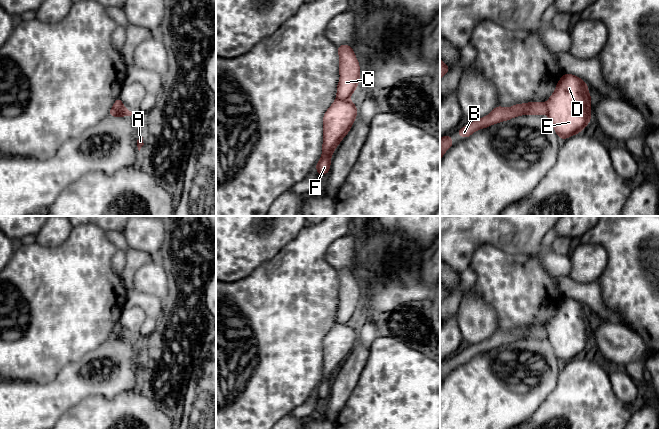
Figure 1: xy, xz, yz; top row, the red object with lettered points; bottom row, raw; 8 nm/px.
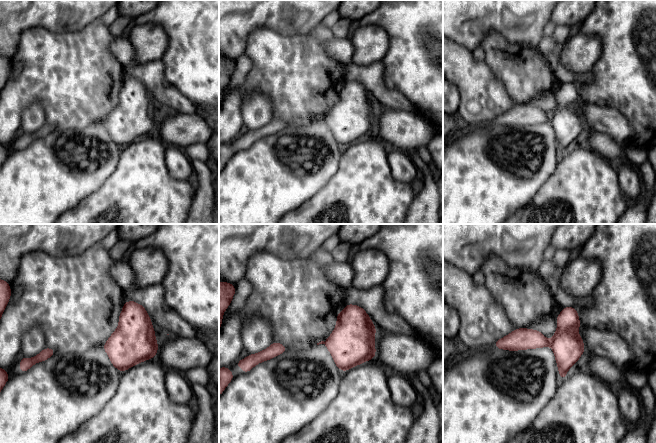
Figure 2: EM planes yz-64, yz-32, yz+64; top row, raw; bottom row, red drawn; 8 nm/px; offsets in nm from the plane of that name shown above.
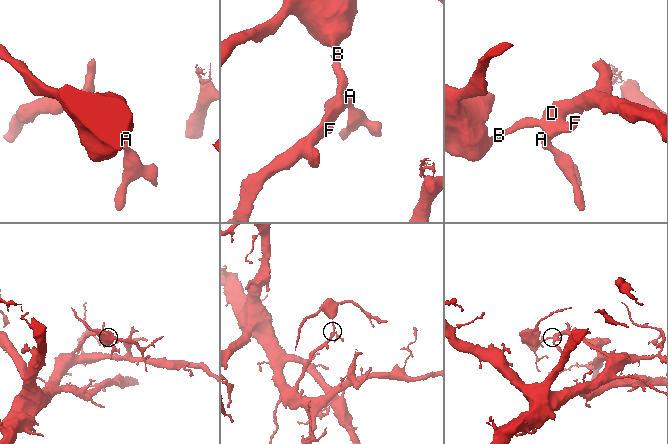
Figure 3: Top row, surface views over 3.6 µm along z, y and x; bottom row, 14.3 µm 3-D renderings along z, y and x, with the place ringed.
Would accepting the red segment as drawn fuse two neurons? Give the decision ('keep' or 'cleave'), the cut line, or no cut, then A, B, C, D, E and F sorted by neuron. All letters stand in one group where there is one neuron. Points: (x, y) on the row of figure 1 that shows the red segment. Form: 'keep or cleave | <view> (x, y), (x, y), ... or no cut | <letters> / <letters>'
cleave | xz (337, 98), (348, 99) | A D E F / B C

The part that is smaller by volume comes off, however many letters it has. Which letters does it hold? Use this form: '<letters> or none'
B, C

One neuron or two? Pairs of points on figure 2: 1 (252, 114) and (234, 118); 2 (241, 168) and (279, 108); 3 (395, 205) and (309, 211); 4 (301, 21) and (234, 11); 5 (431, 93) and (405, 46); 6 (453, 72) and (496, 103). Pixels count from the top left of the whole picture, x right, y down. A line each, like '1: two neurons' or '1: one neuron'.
1: two neurons
2: two neurons
3: one neuron
4: one neuron
5: one neuron
6: one neuron

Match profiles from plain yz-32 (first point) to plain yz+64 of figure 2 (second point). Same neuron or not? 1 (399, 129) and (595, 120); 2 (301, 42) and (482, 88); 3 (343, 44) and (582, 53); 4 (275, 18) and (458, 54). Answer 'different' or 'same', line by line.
1: same
2: different
3: different
4: different

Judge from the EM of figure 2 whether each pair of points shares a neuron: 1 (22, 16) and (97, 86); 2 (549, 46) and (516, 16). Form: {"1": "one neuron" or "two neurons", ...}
{"1": "two neurons", "2": "two neurons"}

